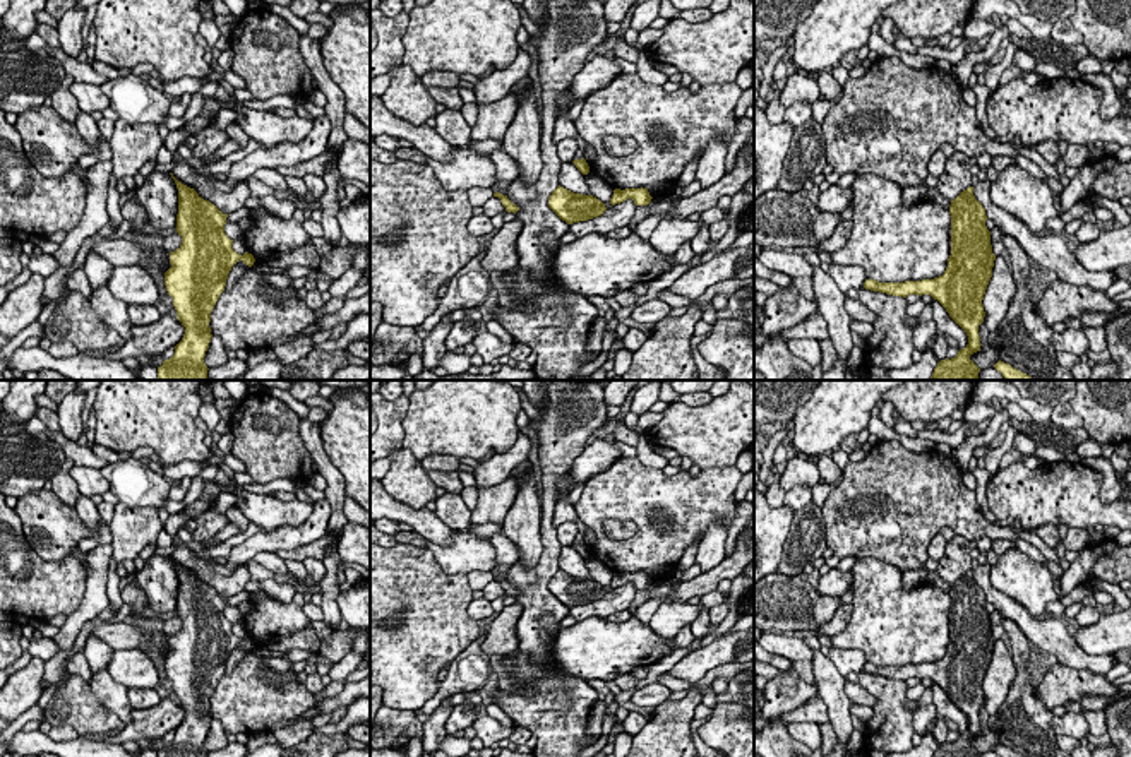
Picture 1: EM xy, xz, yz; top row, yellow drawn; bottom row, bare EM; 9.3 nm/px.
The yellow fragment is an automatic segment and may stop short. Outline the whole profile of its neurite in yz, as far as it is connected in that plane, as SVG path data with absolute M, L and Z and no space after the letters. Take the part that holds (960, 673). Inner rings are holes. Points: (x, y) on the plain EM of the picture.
M973 570L963 574L949 589L951 639L942 659L922 665L879 666L865 663L864 671L893 680L931 678L949 700L966 716L968 728L951 743L941 743L934 757L978 757L970 740L980 735L978 709L984 706L984 678L992 661L992 637L987 599L973 579Z

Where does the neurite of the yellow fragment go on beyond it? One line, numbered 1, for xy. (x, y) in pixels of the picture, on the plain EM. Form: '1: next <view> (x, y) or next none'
1: next none

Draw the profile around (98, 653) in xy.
M87 635L82 653L94 675L94 673L108 668L108 663L111 661L115 649L110 644L106 644L105 641L101 641L99 637Z

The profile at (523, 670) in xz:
M499 654L490 656L490 666L497 673L495 687L504 694L521 692L523 695L533 695L533 690L524 688L526 682L535 682L543 678L548 670L533 665L528 656L519 654Z

